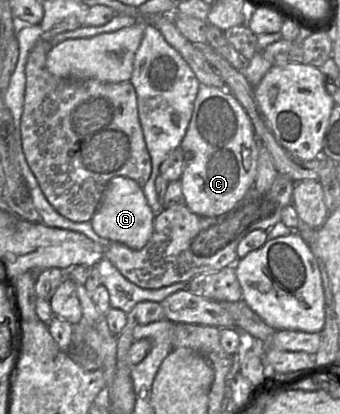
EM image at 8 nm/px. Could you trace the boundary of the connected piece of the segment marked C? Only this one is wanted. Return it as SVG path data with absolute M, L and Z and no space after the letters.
M200 84L180 149L184 155L184 169L180 178L184 203L193 213L200 216L221 215L231 210L254 186L259 156L257 135L240 102L225 88Z

